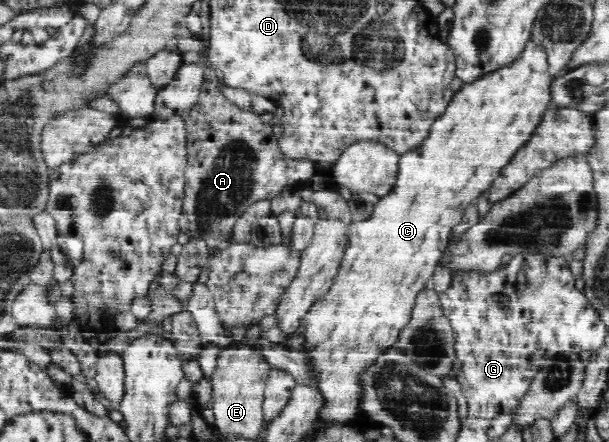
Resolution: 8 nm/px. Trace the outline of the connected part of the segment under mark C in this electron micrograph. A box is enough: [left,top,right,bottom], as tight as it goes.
[305,33,554,425]

